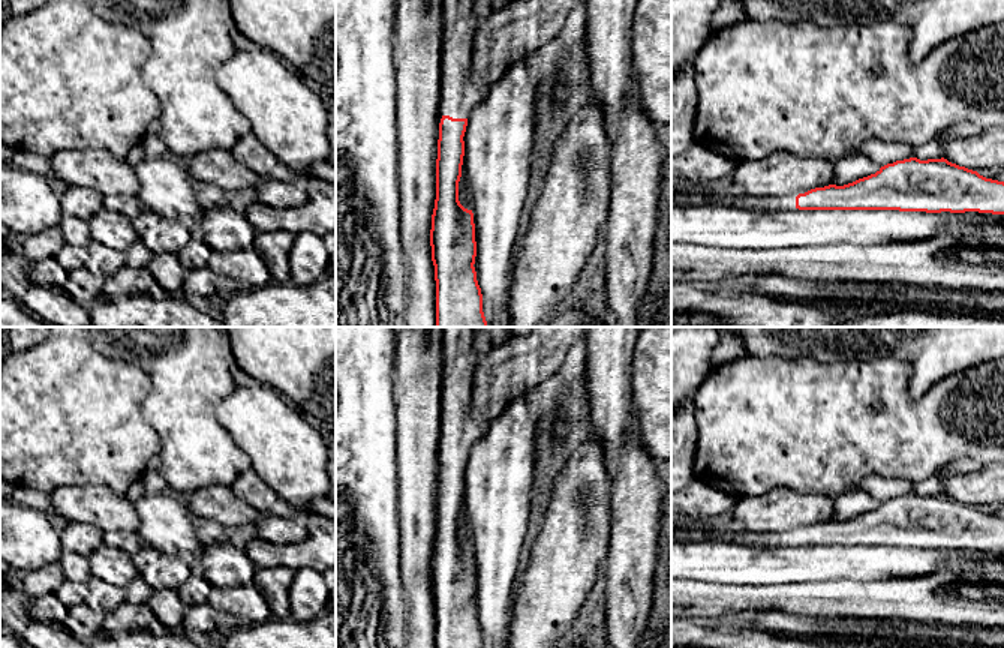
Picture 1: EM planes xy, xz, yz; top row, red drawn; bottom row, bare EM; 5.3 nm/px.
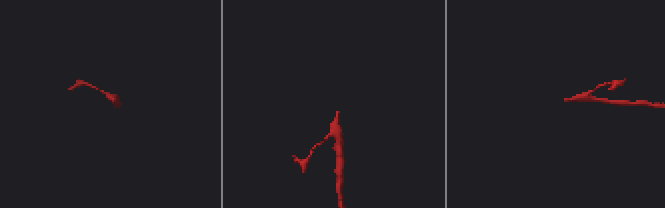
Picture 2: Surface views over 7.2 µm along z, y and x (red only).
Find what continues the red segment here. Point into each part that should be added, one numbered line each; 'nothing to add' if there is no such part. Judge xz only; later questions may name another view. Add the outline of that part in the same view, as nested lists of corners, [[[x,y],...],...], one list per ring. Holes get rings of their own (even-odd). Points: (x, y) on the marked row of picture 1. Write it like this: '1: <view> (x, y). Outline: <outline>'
1: xz (459, 95). Outline: [[[444,0],[444,21],[441,112],[468,118],[484,94],[471,80],[474,36],[480,27],[475,0]]]

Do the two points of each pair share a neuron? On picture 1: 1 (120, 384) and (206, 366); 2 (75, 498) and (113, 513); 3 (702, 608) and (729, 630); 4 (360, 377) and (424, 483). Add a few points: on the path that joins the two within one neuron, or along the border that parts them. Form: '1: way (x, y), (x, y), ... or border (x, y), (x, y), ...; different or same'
1: border (119, 359), (137, 365), (150, 380), (143, 413); different
2: way (84, 503), (104, 507); same
3: border (687, 618), (697, 621), (732, 620); different
4: border (393, 402), (396, 414), (396, 473); different

